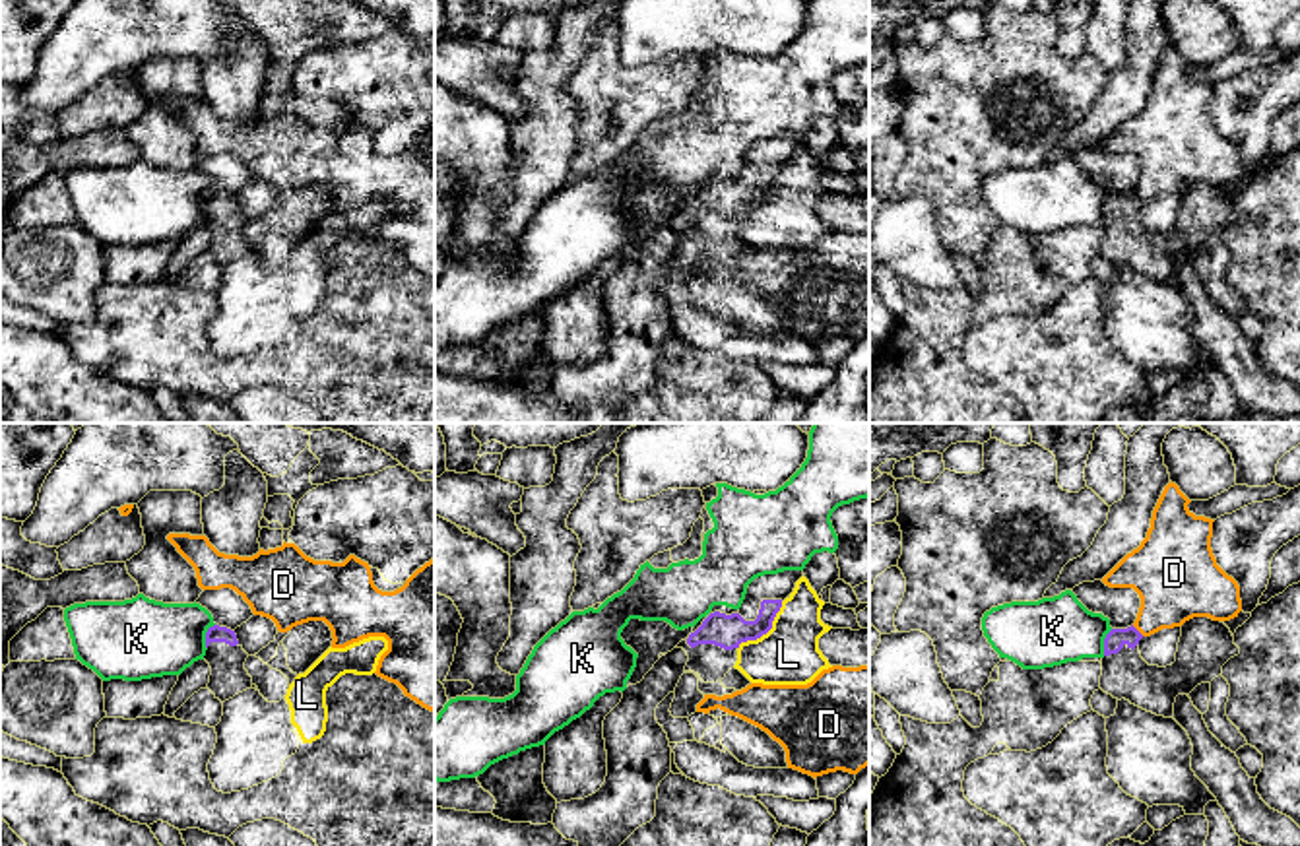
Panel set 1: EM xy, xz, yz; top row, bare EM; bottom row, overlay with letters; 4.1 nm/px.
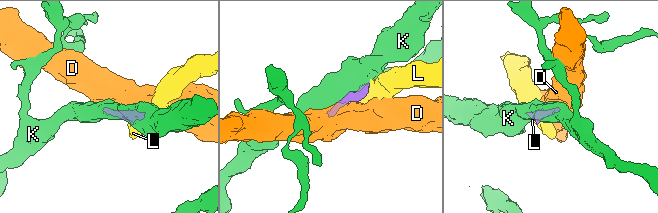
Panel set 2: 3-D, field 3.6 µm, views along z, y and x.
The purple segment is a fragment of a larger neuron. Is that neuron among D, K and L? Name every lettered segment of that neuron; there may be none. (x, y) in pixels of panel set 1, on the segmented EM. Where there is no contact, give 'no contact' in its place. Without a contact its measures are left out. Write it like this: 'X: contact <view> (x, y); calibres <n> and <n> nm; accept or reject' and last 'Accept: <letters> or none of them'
D: contact yz (1136, 629); calibres 90 and 320 nm; reject
K: contact xy (206, 637); calibres 70 and 320 nm; reject
L: contact xz (765, 633); calibres 140 and 260 nm; reject
Accept: none of them

